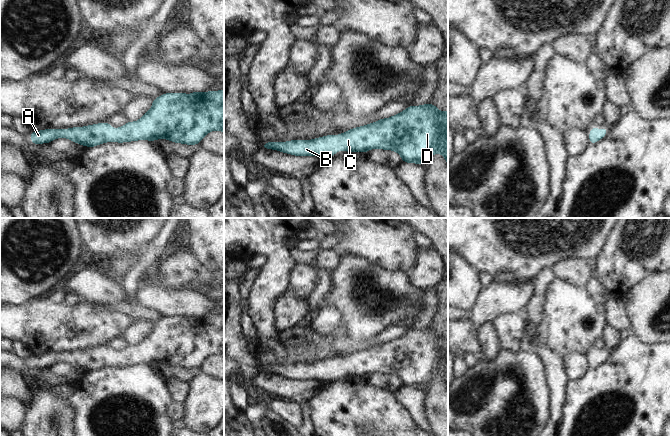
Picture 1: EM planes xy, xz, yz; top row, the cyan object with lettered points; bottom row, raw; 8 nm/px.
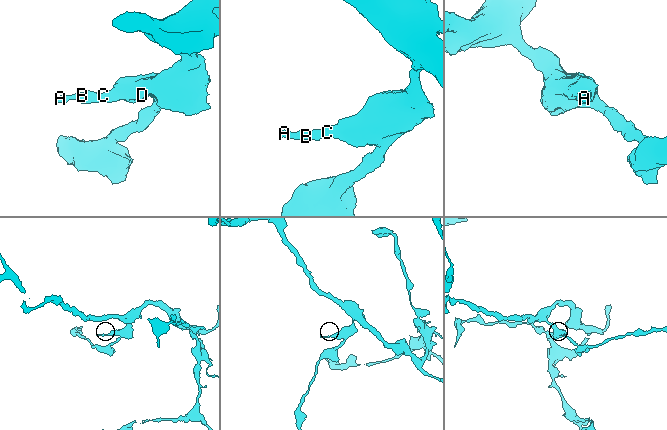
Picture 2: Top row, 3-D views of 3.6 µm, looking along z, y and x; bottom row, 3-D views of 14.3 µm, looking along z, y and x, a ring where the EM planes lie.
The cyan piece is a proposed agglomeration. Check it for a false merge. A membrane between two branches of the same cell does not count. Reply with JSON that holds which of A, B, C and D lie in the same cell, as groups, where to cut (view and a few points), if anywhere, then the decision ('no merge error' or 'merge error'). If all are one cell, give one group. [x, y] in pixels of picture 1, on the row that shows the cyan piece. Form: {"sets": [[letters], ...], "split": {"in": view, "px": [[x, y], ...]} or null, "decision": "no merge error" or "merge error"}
{"sets": [["A", "B", "C", "D"]], "split": null, "decision": "no merge error"}

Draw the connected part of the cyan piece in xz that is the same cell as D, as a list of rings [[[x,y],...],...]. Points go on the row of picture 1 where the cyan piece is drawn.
[[[432,103],[419,106],[409,105],[400,113],[389,118],[358,126],[340,133],[310,140],[289,140],[286,142],[265,142],[262,149],[277,150],[293,156],[322,156],[330,158],[339,150],[366,153],[372,149],[391,150],[398,153],[402,162],[424,164],[433,155],[441,154],[448,165],[448,110],[439,111]]]

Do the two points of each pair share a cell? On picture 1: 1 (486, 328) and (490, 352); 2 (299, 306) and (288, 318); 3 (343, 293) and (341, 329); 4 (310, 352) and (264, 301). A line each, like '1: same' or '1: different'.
1: same
2: same
3: different
4: different

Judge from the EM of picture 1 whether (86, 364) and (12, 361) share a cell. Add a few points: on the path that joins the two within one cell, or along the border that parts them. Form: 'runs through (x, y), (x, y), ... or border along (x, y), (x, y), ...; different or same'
runs through (68, 357), (54, 357), (30, 363); same

